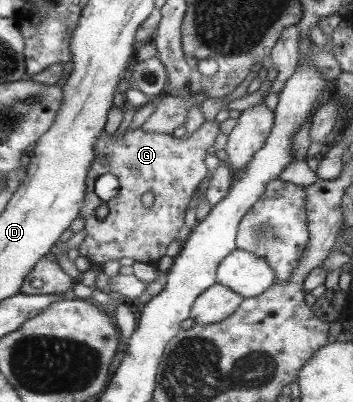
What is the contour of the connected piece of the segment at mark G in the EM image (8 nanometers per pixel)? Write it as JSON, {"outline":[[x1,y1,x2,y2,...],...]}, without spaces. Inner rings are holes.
{"outline":[[205,120,194,132,180,137,146,132,140,127,118,136,102,131,95,144,95,157,86,181,84,207,80,211,88,236,80,244,79,256,99,266,126,257,154,267,164,256,166,246,176,238,176,232,182,228,184,210,188,208,196,186,206,176,202,160,216,134,218,124,215,120],[106,172,116,176,119,190,109,201,102,201,94,192,94,184,100,174],[144,192,151,192,153,196,148,207,140,201],[102,204,107,204,109,213,104,218,98,218,96,210]]}

